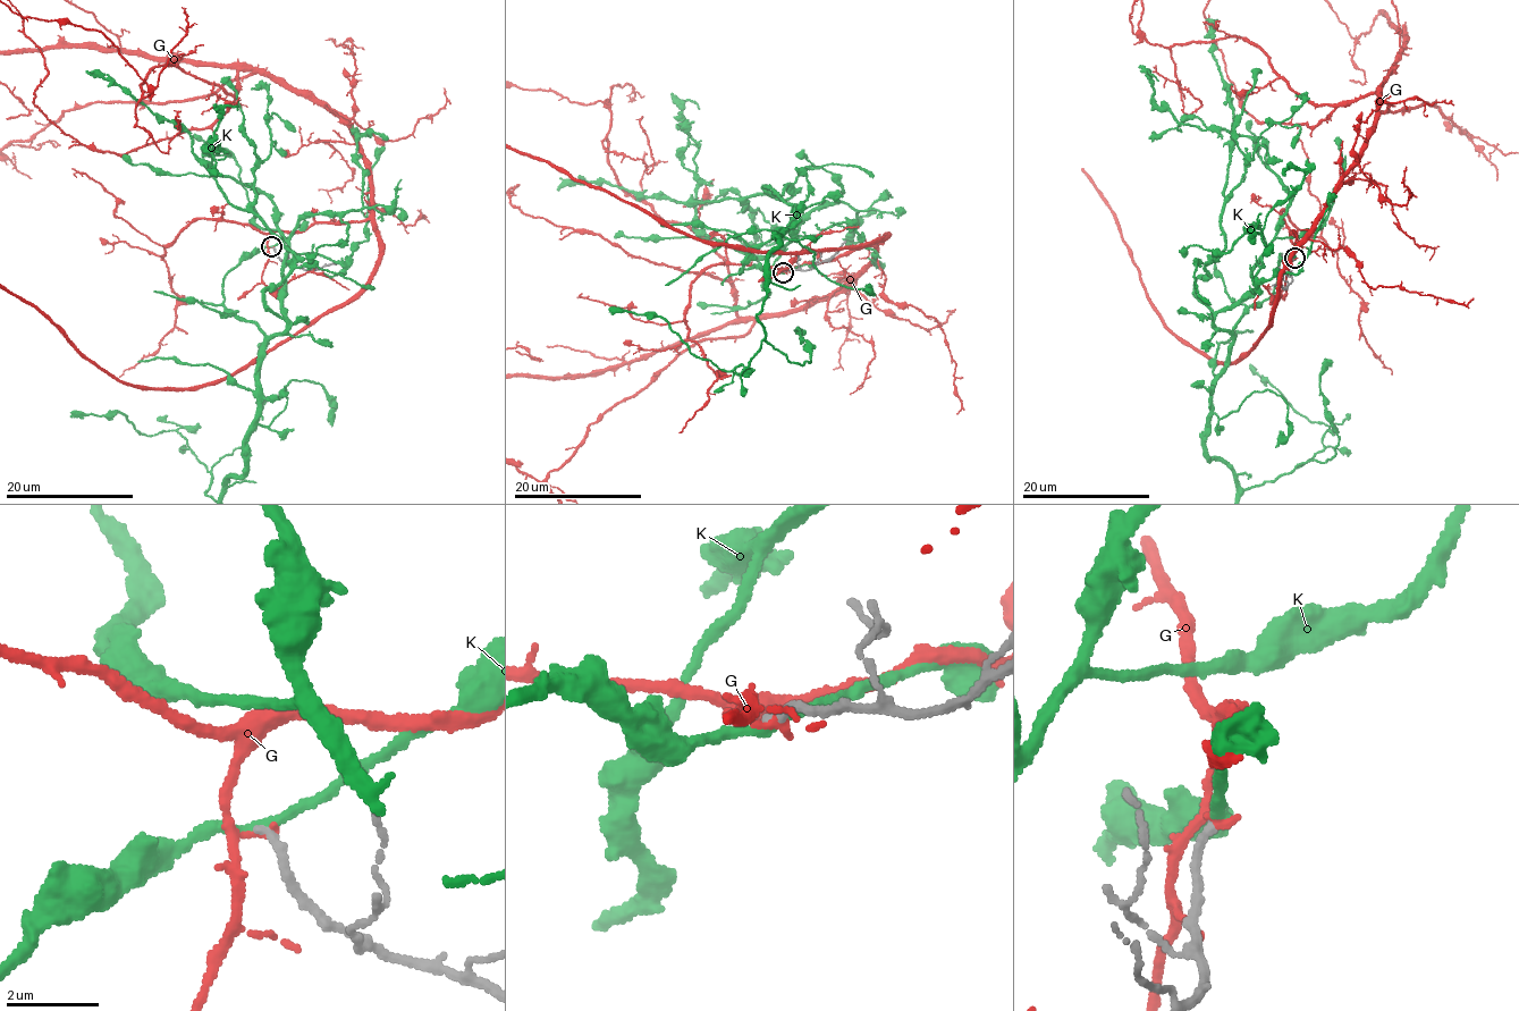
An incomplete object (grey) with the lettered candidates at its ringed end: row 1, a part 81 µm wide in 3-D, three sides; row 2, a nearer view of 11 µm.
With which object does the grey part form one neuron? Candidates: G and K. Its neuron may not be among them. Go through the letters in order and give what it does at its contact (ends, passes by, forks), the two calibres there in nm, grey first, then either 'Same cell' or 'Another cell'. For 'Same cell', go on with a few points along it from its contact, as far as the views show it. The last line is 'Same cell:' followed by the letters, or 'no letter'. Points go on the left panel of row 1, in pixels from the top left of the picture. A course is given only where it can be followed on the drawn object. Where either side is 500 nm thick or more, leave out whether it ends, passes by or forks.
G: It passes by. Thickness 200 nm (grey) against 130 nm. Another cell
K: It passes by. Thickness 200 nm (grey) against 190 nm. Another cell
Same cell: no letter

